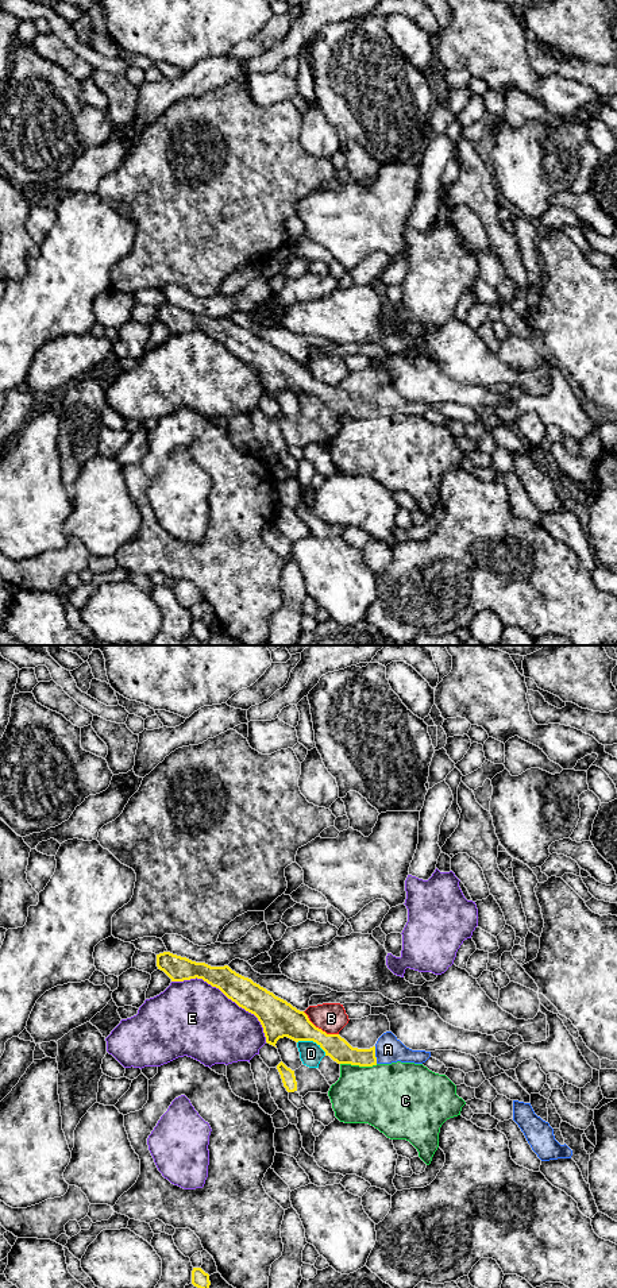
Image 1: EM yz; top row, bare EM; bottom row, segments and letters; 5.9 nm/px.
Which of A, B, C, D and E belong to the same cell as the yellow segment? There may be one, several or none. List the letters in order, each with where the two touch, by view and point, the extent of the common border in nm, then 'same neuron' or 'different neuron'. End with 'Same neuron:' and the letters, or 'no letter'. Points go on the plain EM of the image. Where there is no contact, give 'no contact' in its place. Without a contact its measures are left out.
A: yz (374, 407) | 110 nm | same neuron
B: yz (320, 381) | 260 nm | different neuron
C: yz (359, 417) | 220 nm | different neuron
D: yz (312, 392) | 190 nm | different neuron
E: yz (226, 347) | 650 nm | different neuron
Same neuron: A

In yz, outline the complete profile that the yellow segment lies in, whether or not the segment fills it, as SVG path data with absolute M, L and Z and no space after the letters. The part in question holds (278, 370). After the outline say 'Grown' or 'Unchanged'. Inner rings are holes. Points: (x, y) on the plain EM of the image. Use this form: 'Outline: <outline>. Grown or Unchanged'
Outline: M163 304L157 306L157 319L171 333L203 331L219 340L239 359L254 366L263 379L266 394L275 398L279 390L288 389L296 394L313 393L338 416L373 419L377 416L414 414L423 416L431 404L406 400L392 383L383 385L370 401L352 400L339 386L327 386L316 379L304 363L244 329L228 317L211 319L186 309Z. Grown

